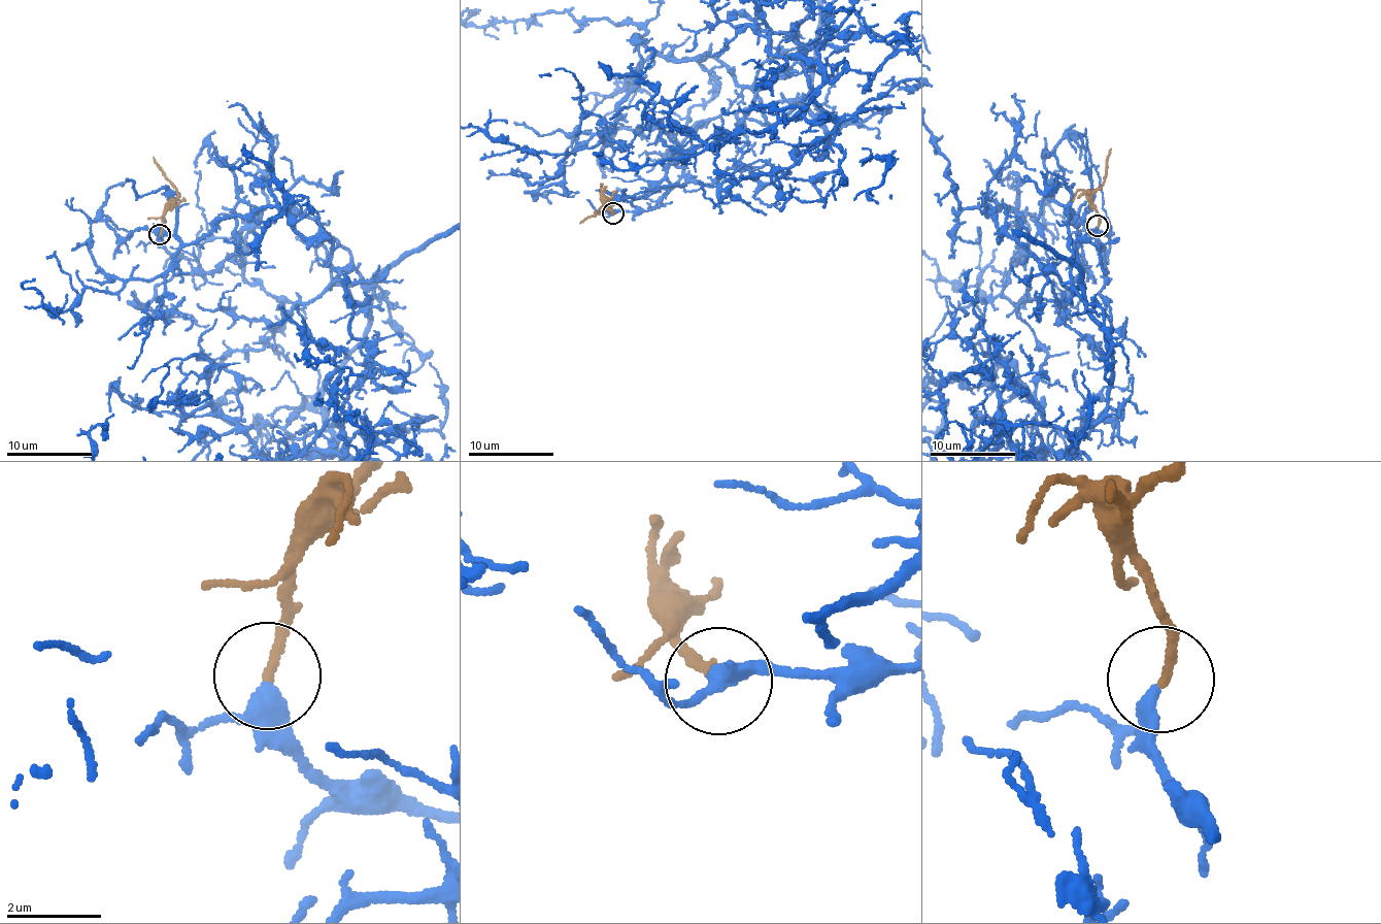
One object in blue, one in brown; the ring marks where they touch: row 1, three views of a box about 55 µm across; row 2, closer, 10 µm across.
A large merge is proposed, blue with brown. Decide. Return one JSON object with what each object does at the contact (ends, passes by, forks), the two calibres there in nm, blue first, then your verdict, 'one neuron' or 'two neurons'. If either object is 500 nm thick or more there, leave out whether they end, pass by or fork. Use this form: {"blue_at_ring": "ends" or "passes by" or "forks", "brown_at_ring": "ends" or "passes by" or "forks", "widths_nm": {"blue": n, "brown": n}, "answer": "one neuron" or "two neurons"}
{"blue_at_ring": "passes by", "brown_at_ring": "ends", "widths_nm": {"blue": 280, "brown": 200}, "answer": "one neuron"}

